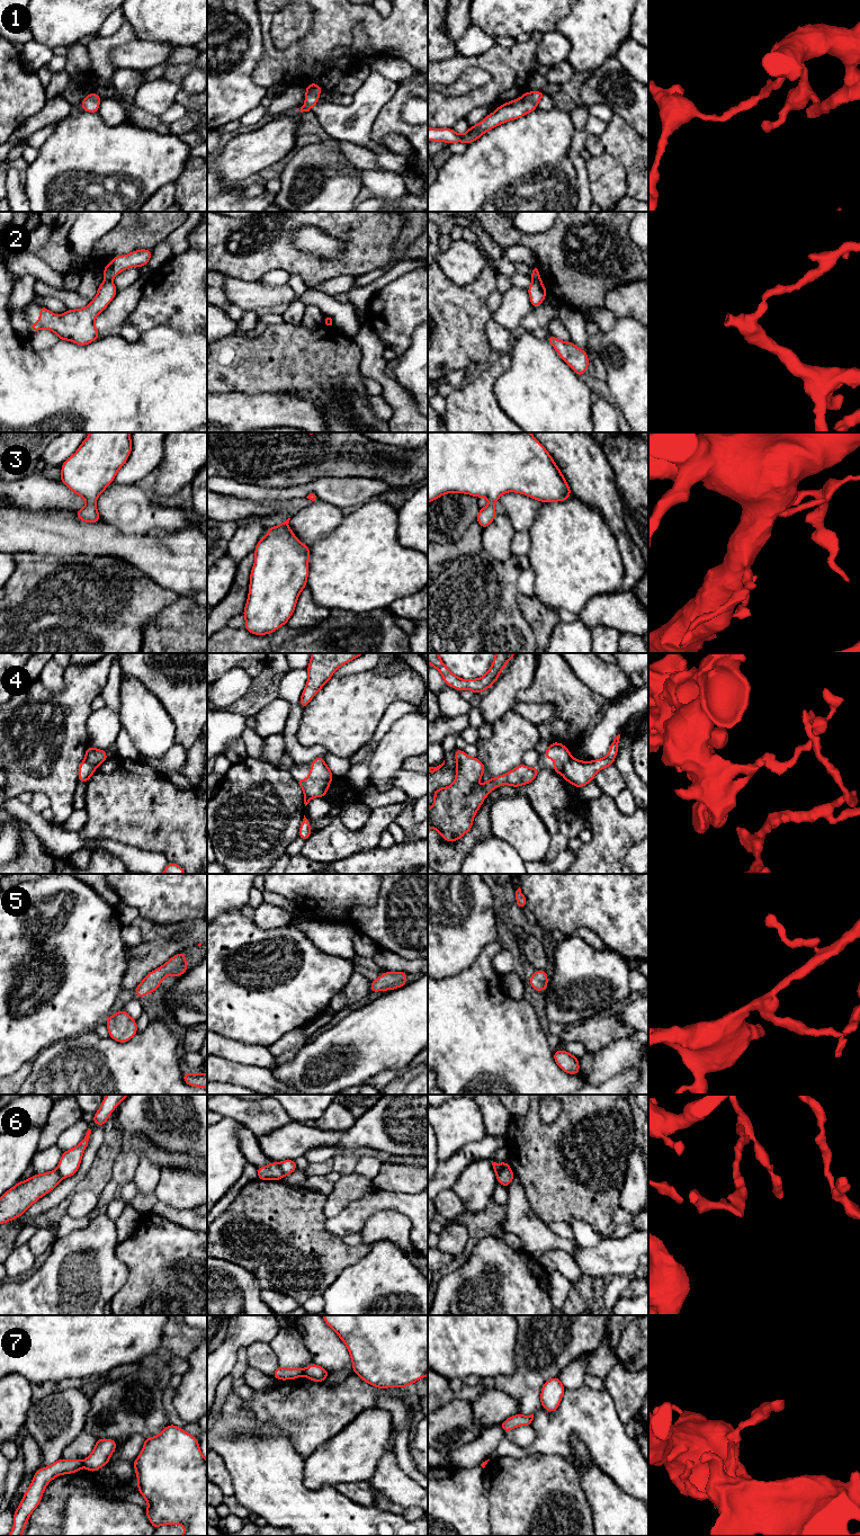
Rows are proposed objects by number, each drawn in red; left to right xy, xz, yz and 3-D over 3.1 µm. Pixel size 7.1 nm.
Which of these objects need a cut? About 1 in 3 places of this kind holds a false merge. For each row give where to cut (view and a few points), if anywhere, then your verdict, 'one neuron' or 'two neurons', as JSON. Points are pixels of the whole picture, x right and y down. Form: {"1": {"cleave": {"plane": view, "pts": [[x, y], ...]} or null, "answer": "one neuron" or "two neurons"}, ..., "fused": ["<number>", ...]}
{"1": {"cleave": null, "answer": "one neuron"}, "2": {"cleave": {"plane": "xy", "pts": [[105, 278], [110, 280]]}, "answer": "two neurons"}, "3": {"cleave": null, "answer": "one neuron"}, "4": {"cleave": {"plane": "yz", "pts": [[572, 758], [564, 765], [561, 773]]}, "answer": "two neurons"}, "5": {"cleave": null, "answer": "one neuron"}, "6": {"cleave": {"plane": "yz", "pts": [[509, 1167], [496, 1175]]}, "answer": "two neurons"}, "7": {"cleave": {"plane": "xz", "pts": [[303, 1369], [304, 1374]]}, "answer": "two neurons"}, "fused": ["2", "4", "6", "7"]}

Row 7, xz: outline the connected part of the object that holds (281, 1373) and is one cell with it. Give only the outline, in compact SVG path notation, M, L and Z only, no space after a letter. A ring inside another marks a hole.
M278 1366L271 1376L277 1379L286 1381L286 1379L295 1379L303 1375L304 1375L303 1368L286 1368Z

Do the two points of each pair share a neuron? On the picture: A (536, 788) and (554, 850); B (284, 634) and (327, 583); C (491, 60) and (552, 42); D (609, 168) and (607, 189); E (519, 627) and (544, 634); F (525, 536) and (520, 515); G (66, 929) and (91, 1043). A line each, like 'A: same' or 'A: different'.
A: same
B: different
C: different
D: same
E: different
F: different
G: different

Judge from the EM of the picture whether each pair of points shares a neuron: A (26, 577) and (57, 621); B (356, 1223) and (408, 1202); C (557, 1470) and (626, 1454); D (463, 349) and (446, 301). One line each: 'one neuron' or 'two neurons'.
A: one neuron
B: one neuron
C: two neurons
D: one neuron

